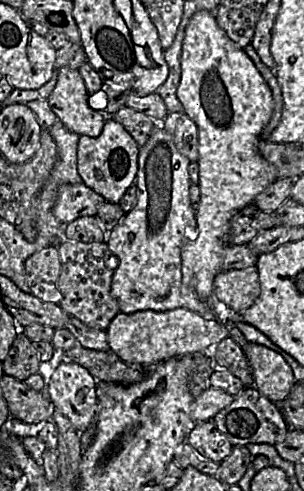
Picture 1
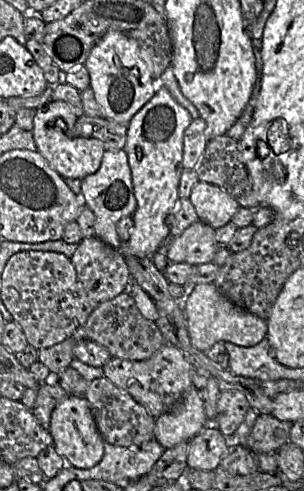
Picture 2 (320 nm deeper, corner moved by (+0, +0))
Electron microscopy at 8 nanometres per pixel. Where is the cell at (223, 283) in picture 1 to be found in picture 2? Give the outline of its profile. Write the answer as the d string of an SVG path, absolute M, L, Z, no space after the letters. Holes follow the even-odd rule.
M213 283L193 288L184 301L184 315L191 343L205 353L217 342L252 347L267 335L267 321L233 304Z

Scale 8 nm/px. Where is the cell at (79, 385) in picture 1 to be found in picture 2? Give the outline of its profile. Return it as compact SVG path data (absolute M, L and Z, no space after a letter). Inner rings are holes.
M69 395L62 400L51 414L49 432L53 445L66 463L80 469L88 469L100 462L104 454L104 443L97 429L93 414L84 396Z

